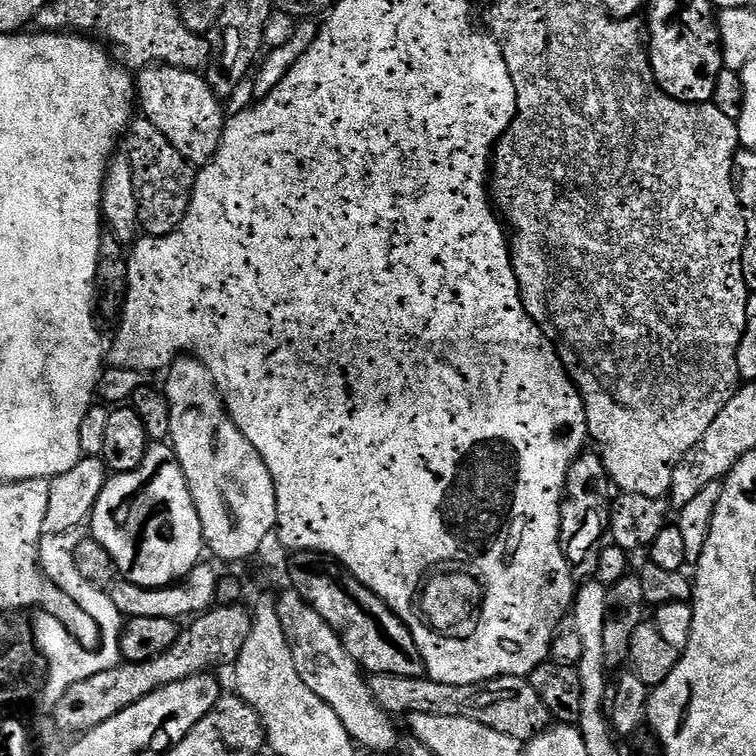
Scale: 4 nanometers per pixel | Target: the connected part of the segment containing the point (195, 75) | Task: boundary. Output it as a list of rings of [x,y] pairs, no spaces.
[[[148,66],[141,76],[135,77],[138,93],[138,108],[143,119],[154,122],[166,138],[170,138],[170,146],[182,154],[193,166],[208,164],[216,156],[222,142],[222,134],[226,123],[226,111],[221,97],[208,85],[207,79],[199,71],[186,68],[166,68]]]

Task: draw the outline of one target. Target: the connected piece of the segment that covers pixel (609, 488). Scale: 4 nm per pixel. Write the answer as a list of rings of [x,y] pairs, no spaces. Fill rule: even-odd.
[[[599,451],[581,452],[568,465],[564,500],[560,503],[560,545],[575,581],[583,582],[596,575],[596,563],[606,540],[608,516],[612,512],[613,499],[614,485]]]

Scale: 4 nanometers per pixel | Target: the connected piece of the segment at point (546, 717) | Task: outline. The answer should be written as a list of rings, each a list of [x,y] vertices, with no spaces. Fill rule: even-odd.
[[[372,674],[367,681],[373,700],[389,714],[417,712],[442,714],[442,718],[470,718],[470,722],[482,722],[482,726],[490,726],[490,730],[498,730],[498,734],[506,734],[521,742],[533,740],[553,723],[550,710],[546,710],[546,702],[538,698],[538,690],[534,690],[531,679],[523,676],[499,676],[485,684],[466,686],[429,680],[427,675]]]

